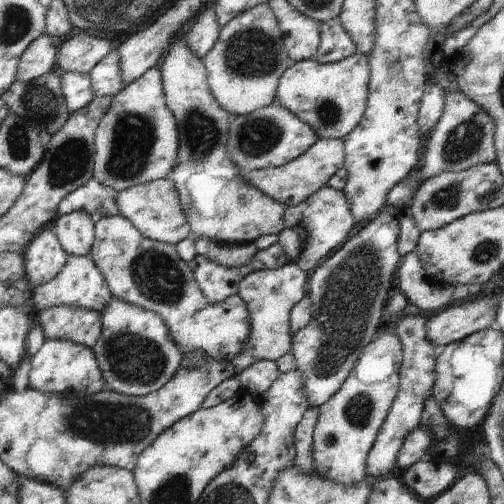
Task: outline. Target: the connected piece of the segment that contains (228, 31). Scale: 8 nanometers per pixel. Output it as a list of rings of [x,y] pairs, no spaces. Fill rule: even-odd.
[[[267,4],[241,12],[229,20],[228,24],[221,26],[218,42],[208,51],[203,61],[210,92],[231,117],[250,114],[256,109],[277,104],[278,81],[295,62],[284,48],[282,30]]]

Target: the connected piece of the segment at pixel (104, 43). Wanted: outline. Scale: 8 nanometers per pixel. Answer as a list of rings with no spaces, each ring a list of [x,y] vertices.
[[[80,32],[60,46],[56,67],[61,73],[89,73],[116,47],[112,46],[112,42],[106,38],[98,38],[98,36]]]

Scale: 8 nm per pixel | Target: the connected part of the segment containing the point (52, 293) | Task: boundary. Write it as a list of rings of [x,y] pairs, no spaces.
[[[68,255],[64,268],[62,268],[60,274],[54,280],[44,282],[42,286],[32,289],[34,308],[38,312],[42,312],[42,310],[46,310],[48,307],[52,308],[53,306],[78,306],[78,308],[85,308],[86,310],[101,313],[106,308],[106,304],[112,300],[112,293],[109,291],[104,276],[100,274],[96,263],[92,262],[89,255]]]

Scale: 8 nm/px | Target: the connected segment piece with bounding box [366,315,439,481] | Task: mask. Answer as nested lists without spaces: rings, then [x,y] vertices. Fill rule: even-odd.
[[[408,315],[397,325],[395,333],[400,338],[402,358],[397,367],[399,374],[398,392],[394,402],[388,411],[384,424],[380,427],[374,446],[366,456],[366,474],[370,480],[378,480],[379,477],[387,475],[396,466],[396,456],[404,439],[412,430],[416,430],[421,422],[424,412],[424,402],[432,397],[432,387],[436,382],[436,358],[439,353],[438,346],[428,342],[426,334],[426,322],[428,318],[420,315]]]

